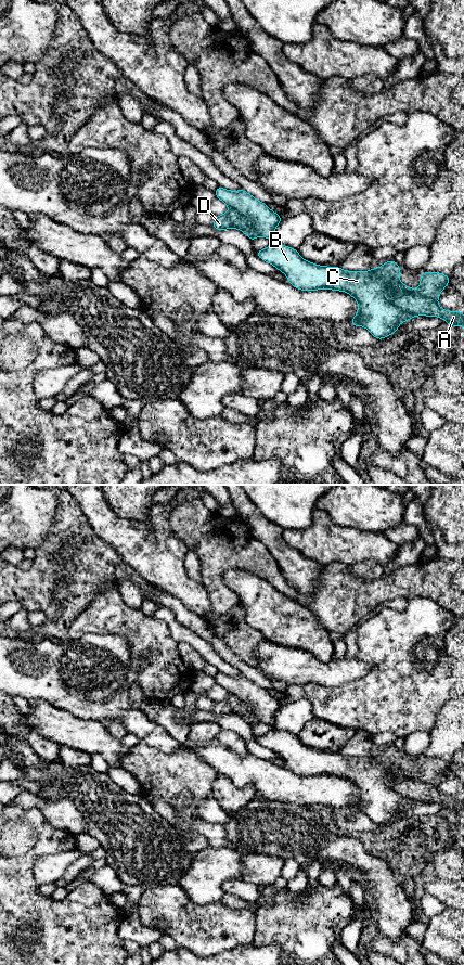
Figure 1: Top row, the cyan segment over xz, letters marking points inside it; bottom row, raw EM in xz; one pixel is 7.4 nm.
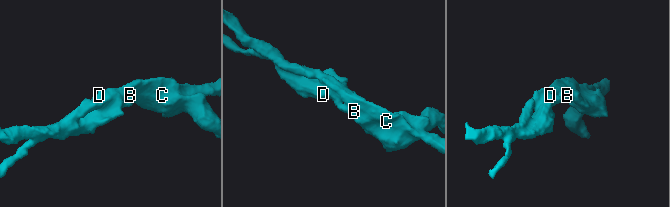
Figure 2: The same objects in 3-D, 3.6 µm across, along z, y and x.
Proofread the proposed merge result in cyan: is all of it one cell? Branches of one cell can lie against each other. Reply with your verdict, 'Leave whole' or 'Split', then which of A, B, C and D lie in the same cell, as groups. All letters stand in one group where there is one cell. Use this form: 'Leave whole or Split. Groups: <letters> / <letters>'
Split. Groups: A / B C D

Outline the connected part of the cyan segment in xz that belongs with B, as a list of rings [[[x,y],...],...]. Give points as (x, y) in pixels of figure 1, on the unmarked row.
[[[276,729],[256,739],[283,758],[287,768],[299,776],[332,775],[349,780],[358,788],[358,798],[350,809],[365,813],[378,826],[395,820],[400,809],[418,801],[395,789],[392,772],[413,782],[438,786],[450,768],[450,762],[443,759],[426,757],[420,760],[421,770],[413,775],[400,767],[401,754],[395,746],[370,757],[347,757],[339,751],[331,754],[307,747],[297,735]]]

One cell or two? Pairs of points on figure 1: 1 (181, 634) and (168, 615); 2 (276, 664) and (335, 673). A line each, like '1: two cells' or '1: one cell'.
1: one cell
2: one cell

